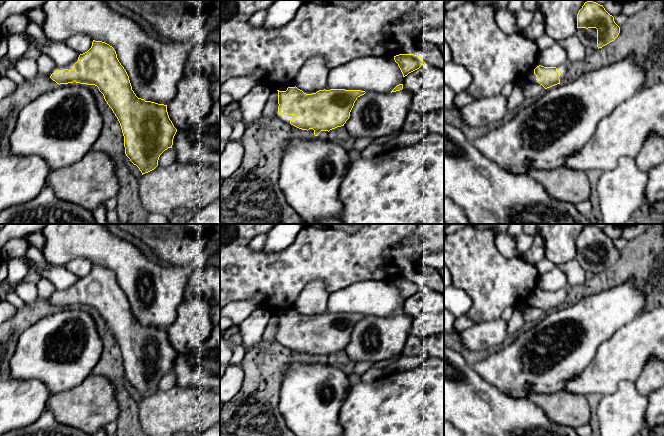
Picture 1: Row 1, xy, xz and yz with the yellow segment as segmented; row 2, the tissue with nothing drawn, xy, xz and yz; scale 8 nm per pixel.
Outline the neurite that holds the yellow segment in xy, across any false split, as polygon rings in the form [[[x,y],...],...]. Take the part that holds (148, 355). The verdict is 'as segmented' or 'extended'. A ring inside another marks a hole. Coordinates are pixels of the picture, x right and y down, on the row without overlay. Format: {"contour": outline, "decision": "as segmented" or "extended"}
{"contour": [[[93,264],[87,276],[80,278],[75,285],[66,290],[56,289],[49,300],[59,309],[76,306],[98,311],[120,347],[125,378],[139,392],[142,399],[154,394],[158,390],[160,379],[172,372],[177,353],[169,342],[167,329],[145,325],[136,320],[126,294],[109,268]]], "decision": "extended"}

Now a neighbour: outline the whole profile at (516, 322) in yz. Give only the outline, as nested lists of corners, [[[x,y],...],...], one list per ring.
[[[518,304],[514,307],[514,312],[511,318],[507,321],[507,334],[509,340],[513,339],[520,329],[526,328],[527,325],[523,318],[522,307]]]

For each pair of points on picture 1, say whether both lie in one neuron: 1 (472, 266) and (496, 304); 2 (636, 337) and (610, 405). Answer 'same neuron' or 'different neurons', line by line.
1: same neuron
2: different neurons

